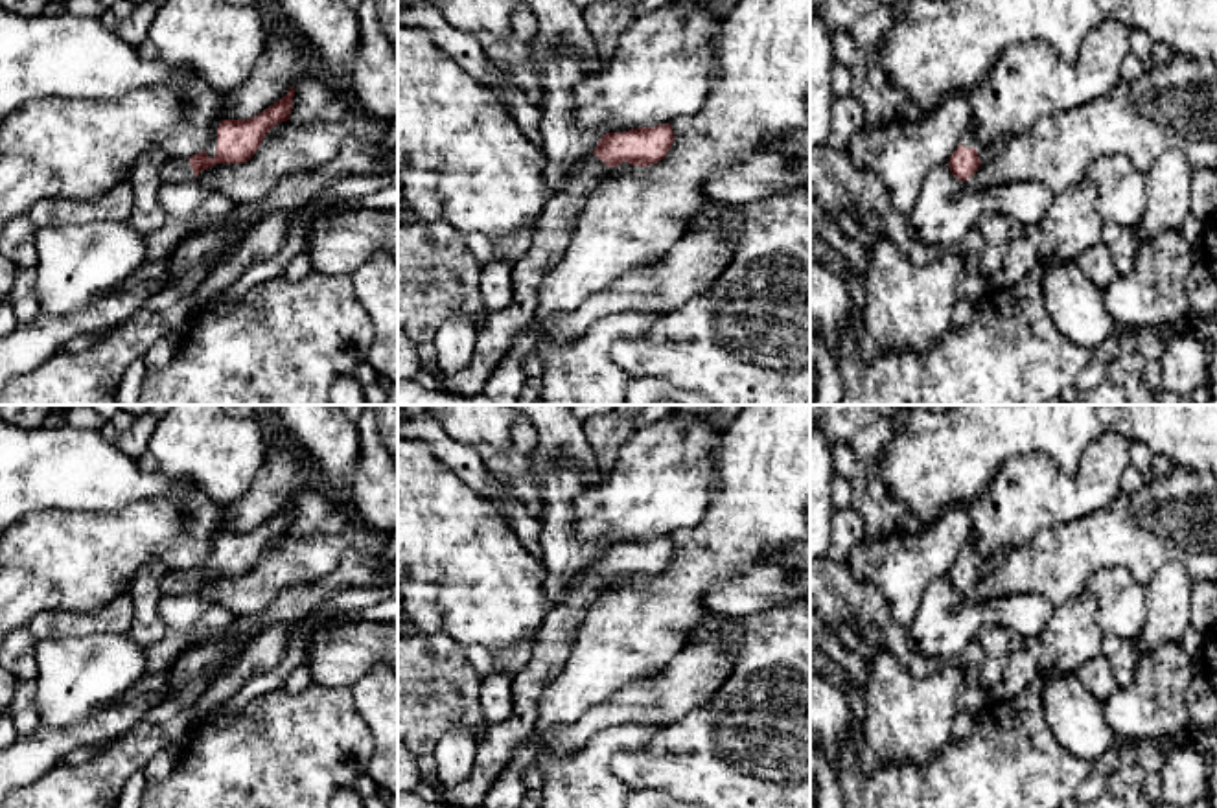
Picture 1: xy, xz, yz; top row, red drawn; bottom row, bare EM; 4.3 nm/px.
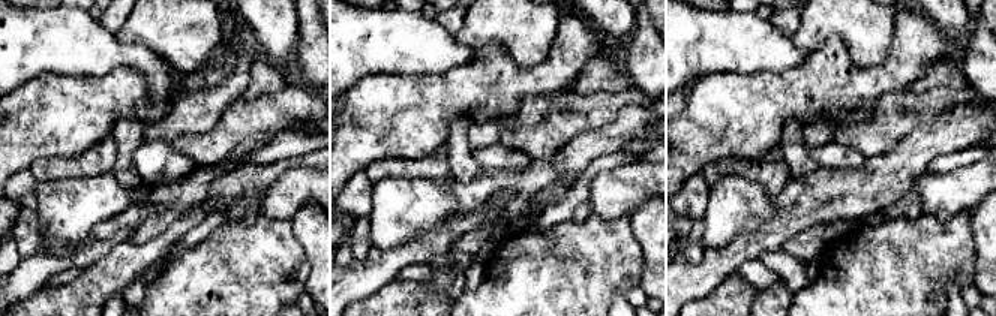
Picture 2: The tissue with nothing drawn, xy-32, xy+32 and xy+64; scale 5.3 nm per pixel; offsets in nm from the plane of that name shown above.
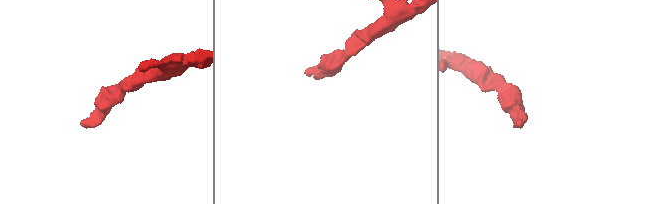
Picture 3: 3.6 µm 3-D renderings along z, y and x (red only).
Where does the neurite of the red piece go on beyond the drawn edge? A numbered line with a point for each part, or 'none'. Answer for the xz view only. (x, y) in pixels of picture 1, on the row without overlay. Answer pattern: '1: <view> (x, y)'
1: xz (555, 639)

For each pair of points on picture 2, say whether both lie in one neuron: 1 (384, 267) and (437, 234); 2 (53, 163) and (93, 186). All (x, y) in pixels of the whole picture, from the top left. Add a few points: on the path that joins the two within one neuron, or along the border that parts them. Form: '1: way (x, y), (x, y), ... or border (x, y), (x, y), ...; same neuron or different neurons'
1: way (398, 258), (423, 247); same neuron
2: border (110, 169), (101, 174), (68, 175), (41, 181); different neurons

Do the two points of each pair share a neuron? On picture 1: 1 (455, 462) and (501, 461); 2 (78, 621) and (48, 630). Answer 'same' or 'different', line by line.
1: different
2: same

